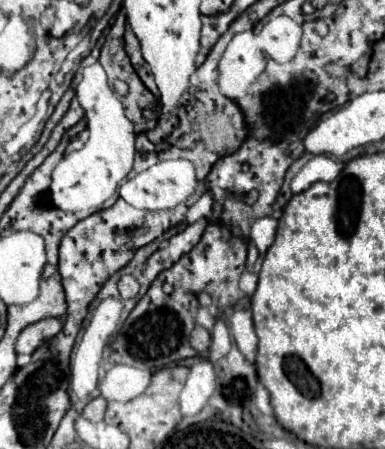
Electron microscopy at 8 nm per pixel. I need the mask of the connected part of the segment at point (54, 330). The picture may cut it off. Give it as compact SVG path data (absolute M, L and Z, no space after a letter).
M46 318L46 320L26 326L18 336L16 352L18 354L32 354L40 344L44 344L46 340L56 336L60 332L62 324L64 324L64 318Z

